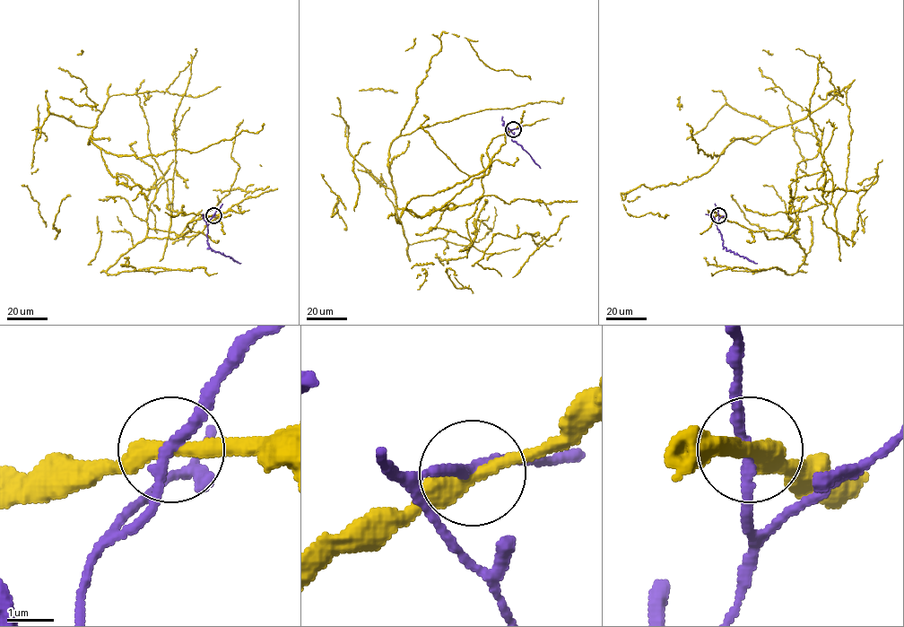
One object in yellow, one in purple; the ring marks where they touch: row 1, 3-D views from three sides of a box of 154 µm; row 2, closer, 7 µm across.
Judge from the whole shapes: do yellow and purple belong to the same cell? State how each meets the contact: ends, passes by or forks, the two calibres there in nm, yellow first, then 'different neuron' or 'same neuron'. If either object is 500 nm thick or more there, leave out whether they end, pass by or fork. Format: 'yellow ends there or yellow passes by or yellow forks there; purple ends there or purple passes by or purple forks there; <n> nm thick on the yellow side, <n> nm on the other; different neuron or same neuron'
yellow passes by; purple passes by; 340 nm thick on the yellow side, 220 nm on the other; different neuron

